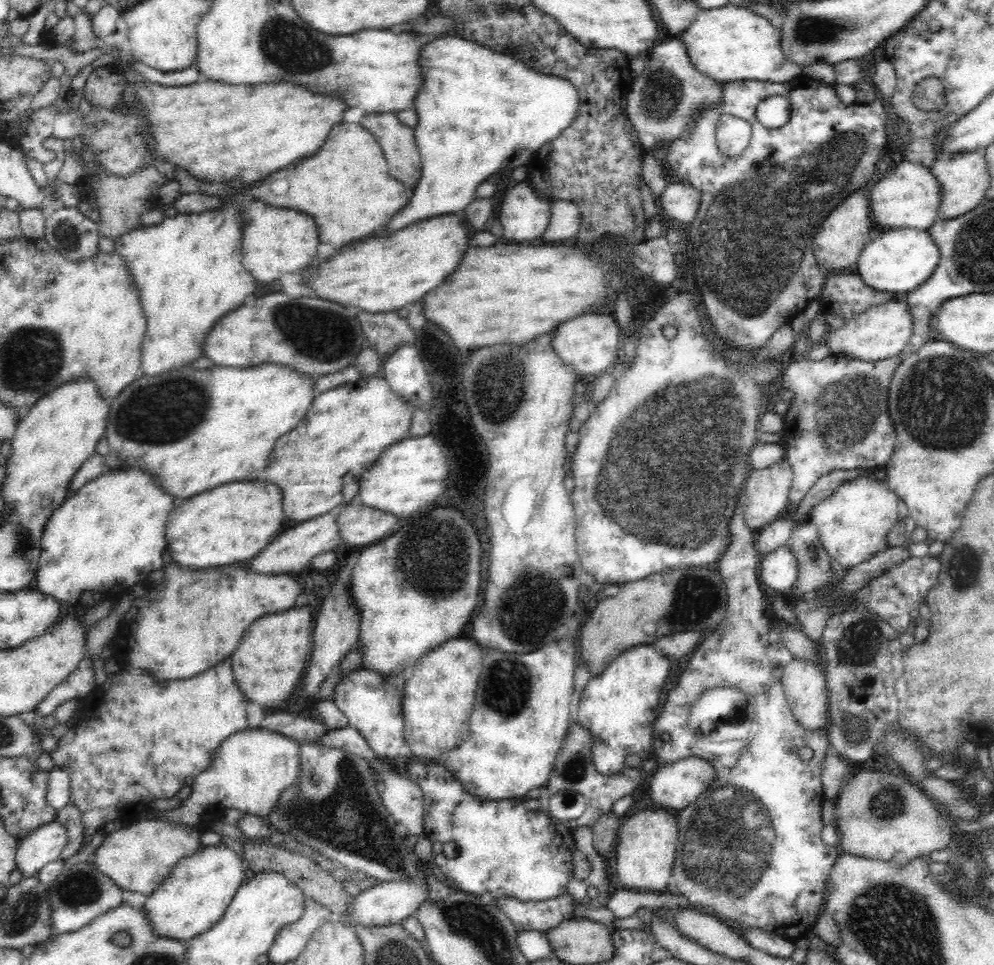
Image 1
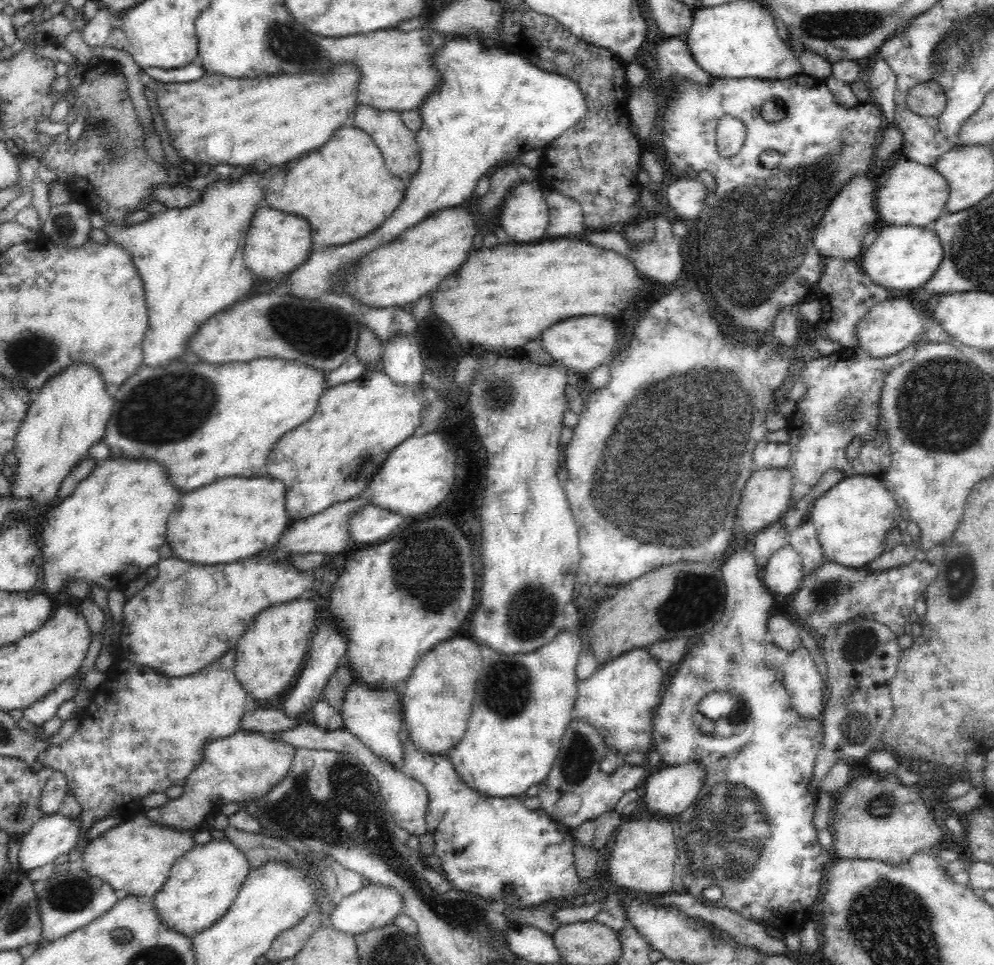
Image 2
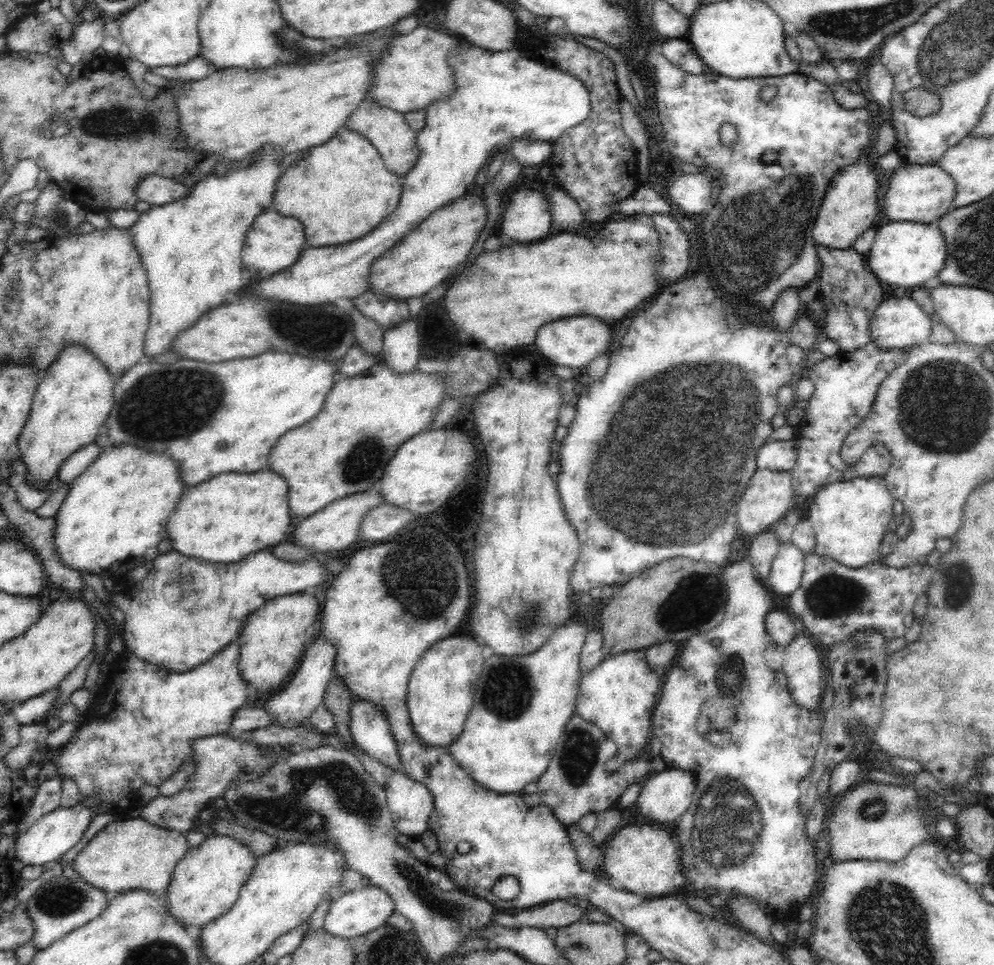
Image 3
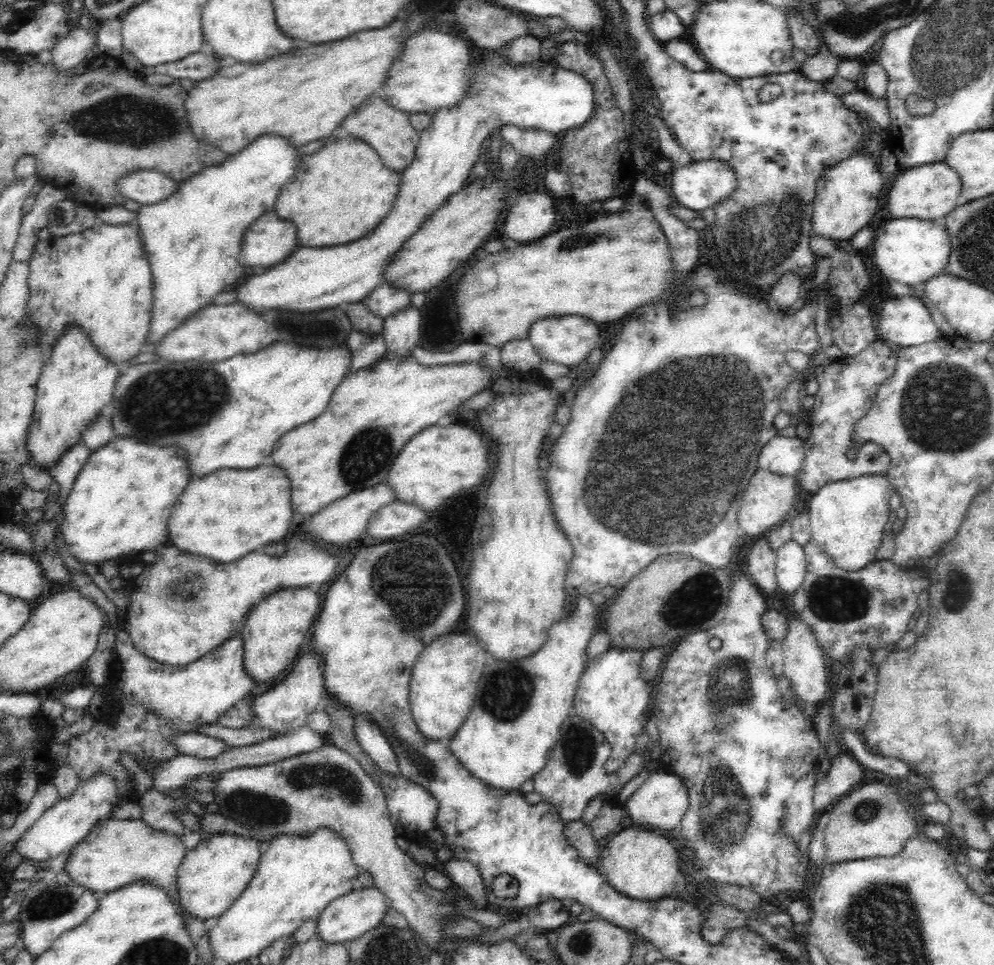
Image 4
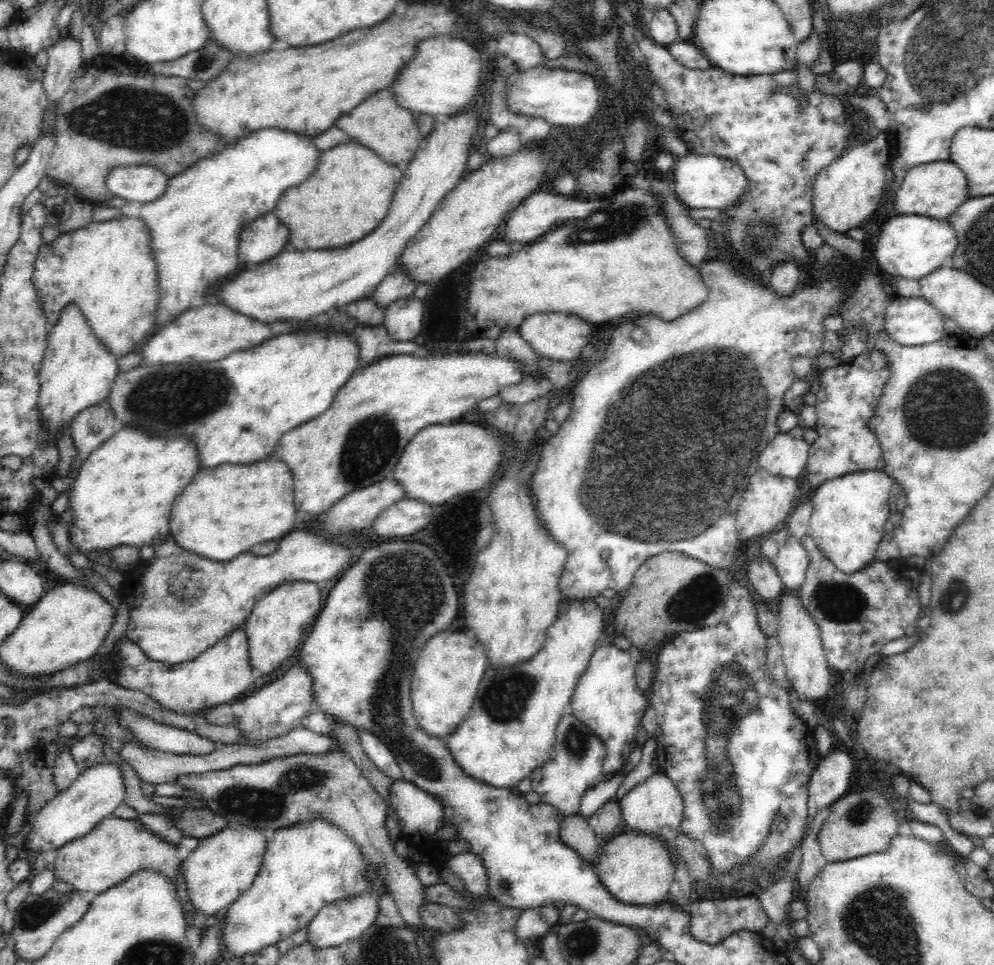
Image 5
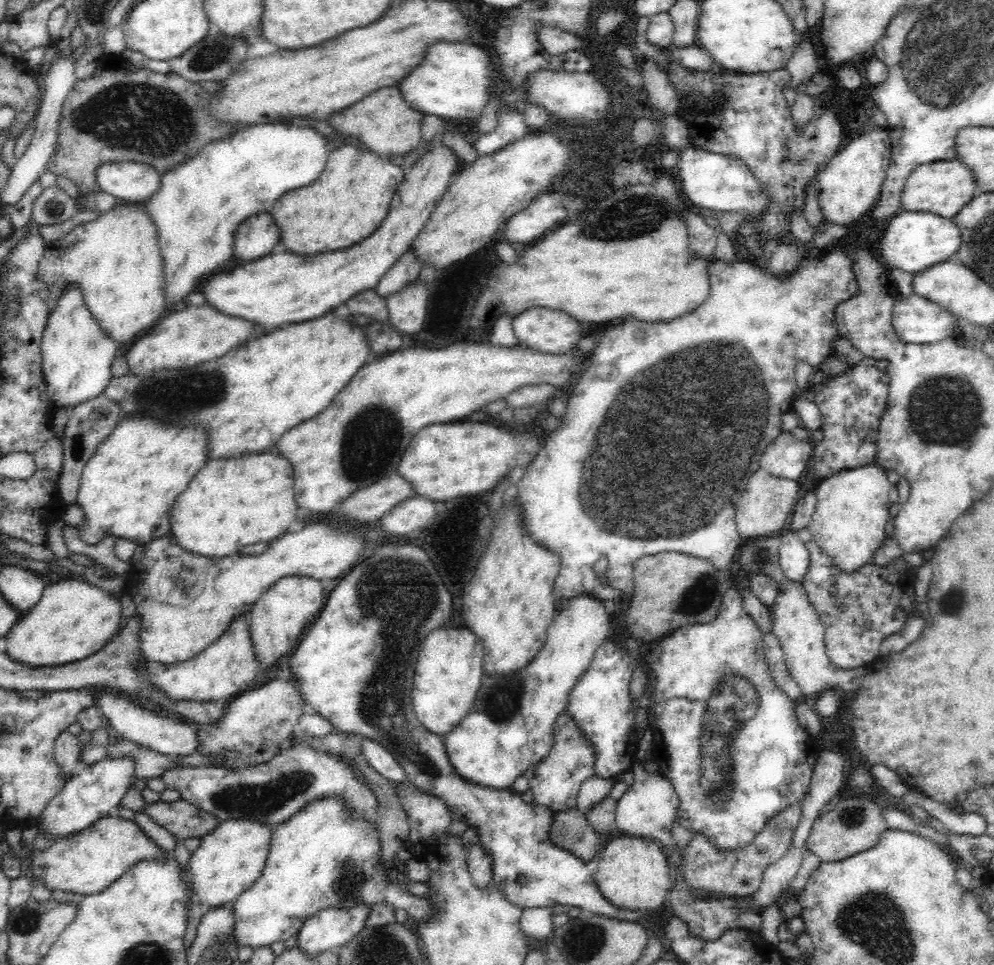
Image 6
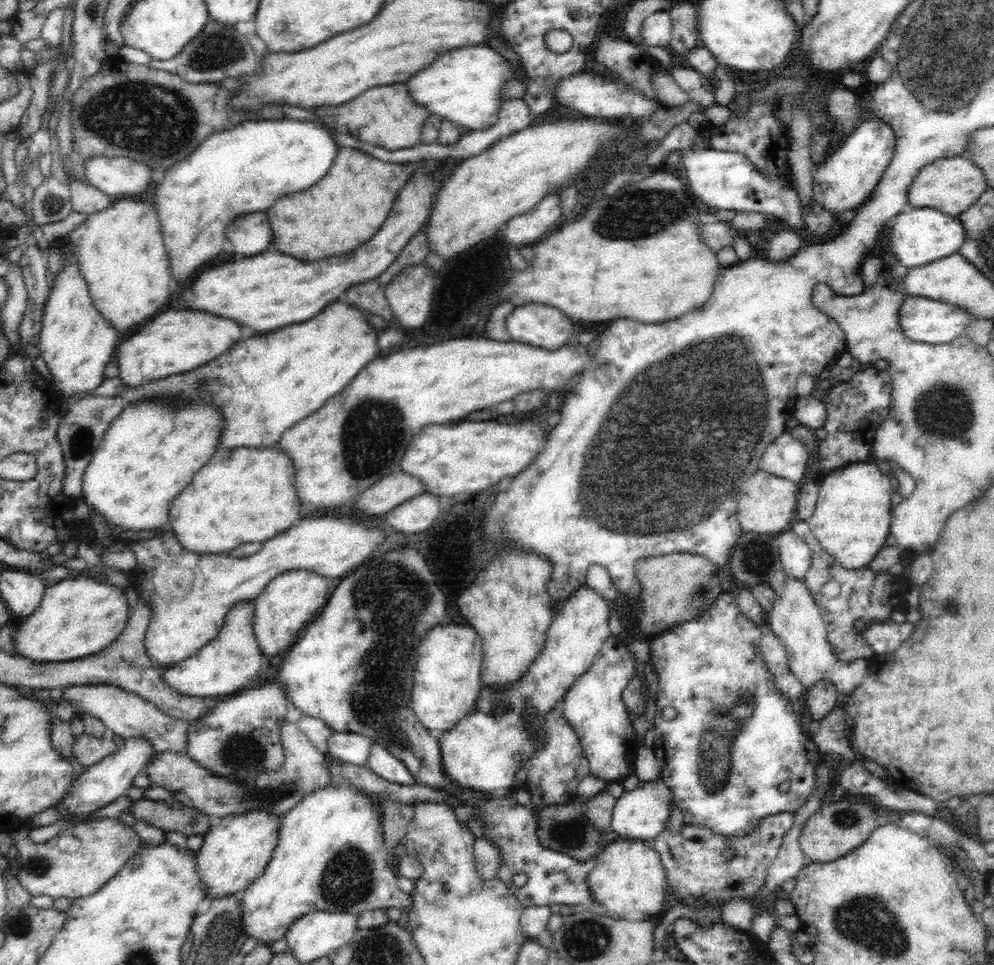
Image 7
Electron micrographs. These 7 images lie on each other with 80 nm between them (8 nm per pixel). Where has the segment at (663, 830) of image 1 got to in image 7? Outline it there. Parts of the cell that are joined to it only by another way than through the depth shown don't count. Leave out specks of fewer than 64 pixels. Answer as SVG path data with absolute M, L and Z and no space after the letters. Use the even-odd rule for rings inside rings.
M625 839L608 844L593 858L595 867L589 870L586 885L594 902L602 907L608 916L624 916L633 910L656 914L662 911L666 889L666 873L658 853L640 839Z

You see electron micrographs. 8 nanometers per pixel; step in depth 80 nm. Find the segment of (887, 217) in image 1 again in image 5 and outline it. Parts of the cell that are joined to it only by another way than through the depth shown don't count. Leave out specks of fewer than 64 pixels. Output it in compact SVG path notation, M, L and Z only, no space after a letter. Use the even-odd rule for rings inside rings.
M954 161L924 163L910 169L902 179L894 208L898 214L924 214L938 220L948 219L970 196L970 188L964 171Z

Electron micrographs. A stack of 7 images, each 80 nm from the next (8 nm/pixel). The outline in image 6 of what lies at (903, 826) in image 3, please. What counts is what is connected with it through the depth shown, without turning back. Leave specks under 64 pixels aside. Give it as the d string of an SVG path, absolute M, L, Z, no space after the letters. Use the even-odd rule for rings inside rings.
M846 797L828 813L818 816L810 828L804 846L806 850L816 855L820 862L836 862L872 848L878 842L878 836L888 829L882 817L882 810L874 800L870 797Z

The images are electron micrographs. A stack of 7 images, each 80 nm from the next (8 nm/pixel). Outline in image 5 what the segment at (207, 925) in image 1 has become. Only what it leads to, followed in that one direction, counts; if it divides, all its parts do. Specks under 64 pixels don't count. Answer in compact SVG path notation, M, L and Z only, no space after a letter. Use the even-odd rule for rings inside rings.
M224 826L222 830L199 839L197 848L181 864L192 906L209 917L223 913L250 888L261 869L267 847L262 829L255 826Z

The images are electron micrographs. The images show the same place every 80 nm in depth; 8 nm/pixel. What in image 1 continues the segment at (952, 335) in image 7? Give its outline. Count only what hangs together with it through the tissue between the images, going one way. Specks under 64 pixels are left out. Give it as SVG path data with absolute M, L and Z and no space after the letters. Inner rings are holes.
M888 300L884 304L872 305L862 314L849 320L848 326L838 332L826 332L822 342L833 354L853 356L862 360L876 362L896 356L902 352L914 334L914 321L909 306L897 300Z

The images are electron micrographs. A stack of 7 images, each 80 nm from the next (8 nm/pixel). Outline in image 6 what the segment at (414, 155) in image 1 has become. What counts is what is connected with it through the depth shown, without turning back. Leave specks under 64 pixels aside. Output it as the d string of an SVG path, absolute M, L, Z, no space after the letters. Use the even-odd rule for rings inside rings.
M394 85L366 94L348 108L330 114L326 120L338 133L348 137L355 136L366 148L386 159L394 154L406 154L420 145L423 116L422 112L407 105L399 85Z

